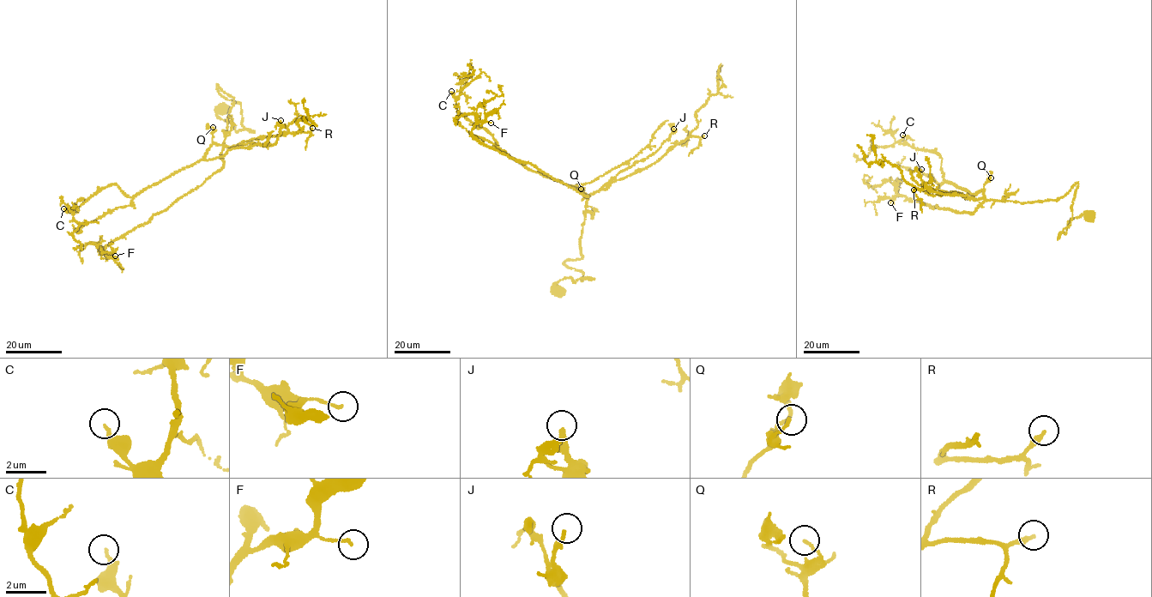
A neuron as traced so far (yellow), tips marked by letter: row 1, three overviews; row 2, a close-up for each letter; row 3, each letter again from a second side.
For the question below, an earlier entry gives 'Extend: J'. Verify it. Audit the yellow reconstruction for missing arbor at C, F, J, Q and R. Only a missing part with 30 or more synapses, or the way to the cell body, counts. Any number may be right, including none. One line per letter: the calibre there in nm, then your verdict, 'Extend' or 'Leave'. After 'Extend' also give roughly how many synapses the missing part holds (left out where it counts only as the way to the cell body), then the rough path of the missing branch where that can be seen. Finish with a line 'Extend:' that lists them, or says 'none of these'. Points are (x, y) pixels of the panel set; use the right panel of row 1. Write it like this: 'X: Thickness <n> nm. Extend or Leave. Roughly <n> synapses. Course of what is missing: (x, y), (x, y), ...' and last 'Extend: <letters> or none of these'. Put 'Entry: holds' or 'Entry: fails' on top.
Entry: holds
C: Thickness 240 nm. Leave
F: Thickness 140 nm. Leave
J: Thickness 200 nm. Extend. Roughly 40 synapses. Course of what is missing: (921, 169), (919, 150), (931, 131)
Q: Thickness 120 nm. Leave
R: Thickness 260 nm. Leave
Extend: J

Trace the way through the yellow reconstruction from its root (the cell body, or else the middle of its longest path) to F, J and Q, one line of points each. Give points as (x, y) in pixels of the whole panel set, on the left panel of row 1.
F: (221, 109), (220, 118), (244, 129), (241, 105), (217, 85), (233, 99), (223, 166), (99, 250), (115, 256)
J: (221, 109), (220, 118), (244, 129), (241, 105), (217, 85), (233, 99), (223, 147), (275, 143), (280, 120)
Q: (221, 109), (220, 118), (244, 129), (241, 105), (217, 85), (233, 99), (223, 146), (213, 141), (213, 127)

